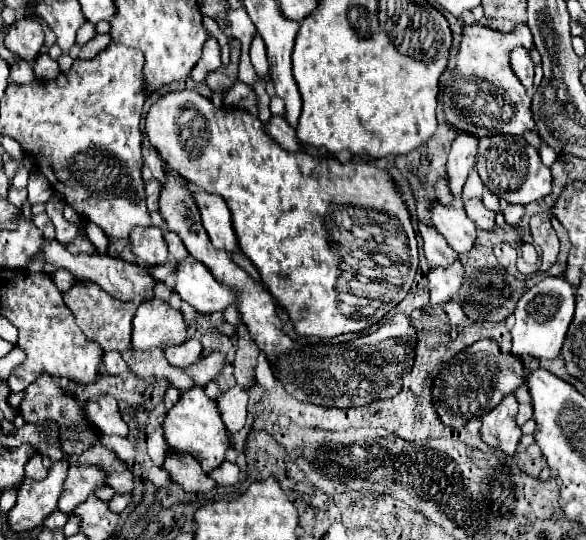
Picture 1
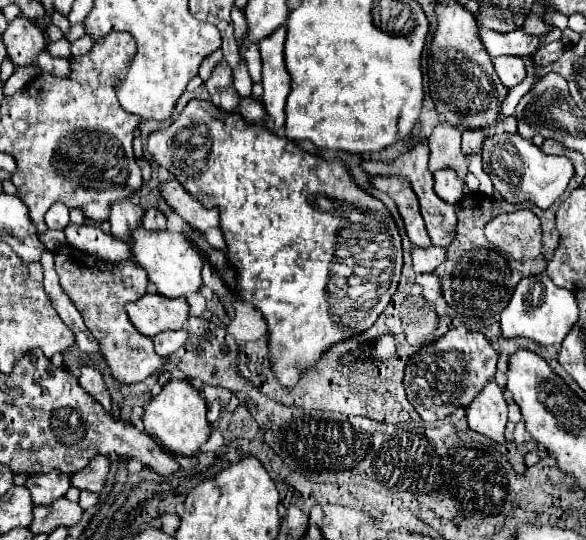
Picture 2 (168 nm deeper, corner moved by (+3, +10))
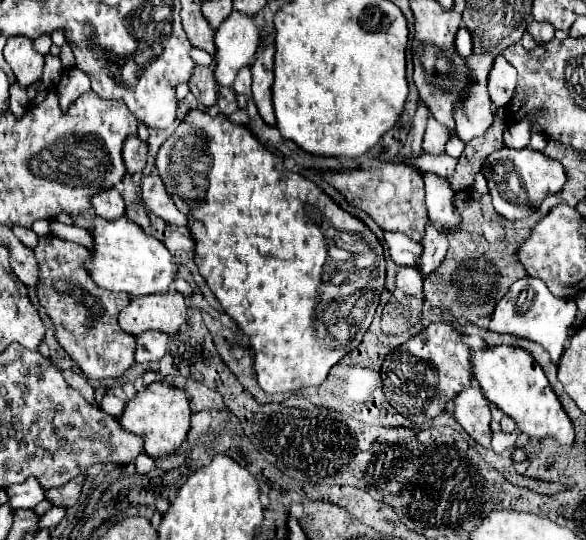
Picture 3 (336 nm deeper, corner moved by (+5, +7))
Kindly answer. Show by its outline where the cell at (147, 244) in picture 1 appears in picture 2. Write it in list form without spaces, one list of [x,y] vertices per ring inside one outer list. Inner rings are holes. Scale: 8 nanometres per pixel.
[[[129,198],[111,202],[111,212],[109,212],[111,234],[123,242],[131,242],[131,230],[141,226],[143,212],[145,210],[139,204],[133,204]]]

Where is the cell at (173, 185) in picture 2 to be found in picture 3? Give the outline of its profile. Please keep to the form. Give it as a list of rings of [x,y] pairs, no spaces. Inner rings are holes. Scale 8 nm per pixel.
[[[147,175],[141,179],[141,189],[143,189],[143,203],[147,209],[151,209],[157,217],[161,217],[169,225],[189,225],[187,215],[183,215],[171,195],[165,191],[165,185],[159,175]]]

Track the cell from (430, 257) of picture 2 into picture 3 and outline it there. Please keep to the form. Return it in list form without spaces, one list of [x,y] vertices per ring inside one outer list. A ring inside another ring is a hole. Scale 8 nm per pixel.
[[[385,233],[385,243],[389,247],[391,259],[401,267],[415,267],[419,269],[419,257],[421,257],[421,245],[411,241],[403,233]]]

